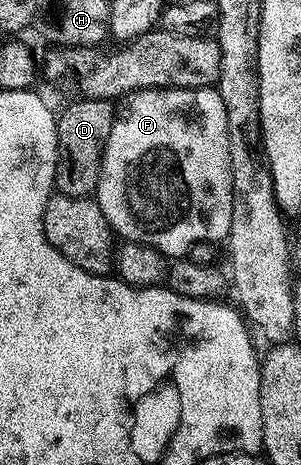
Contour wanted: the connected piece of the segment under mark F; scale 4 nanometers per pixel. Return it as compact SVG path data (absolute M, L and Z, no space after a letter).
M148 87L125 96L117 104L112 133L108 133L108 145L102 154L102 172L98 178L96 202L100 205L106 220L110 222L111 228L123 240L154 247L161 255L167 257L185 256L192 249L192 245L200 241L218 243L225 240L230 234L232 225L234 190L232 189L232 165L228 153L228 113L224 113L224 101L220 93L214 87Z

